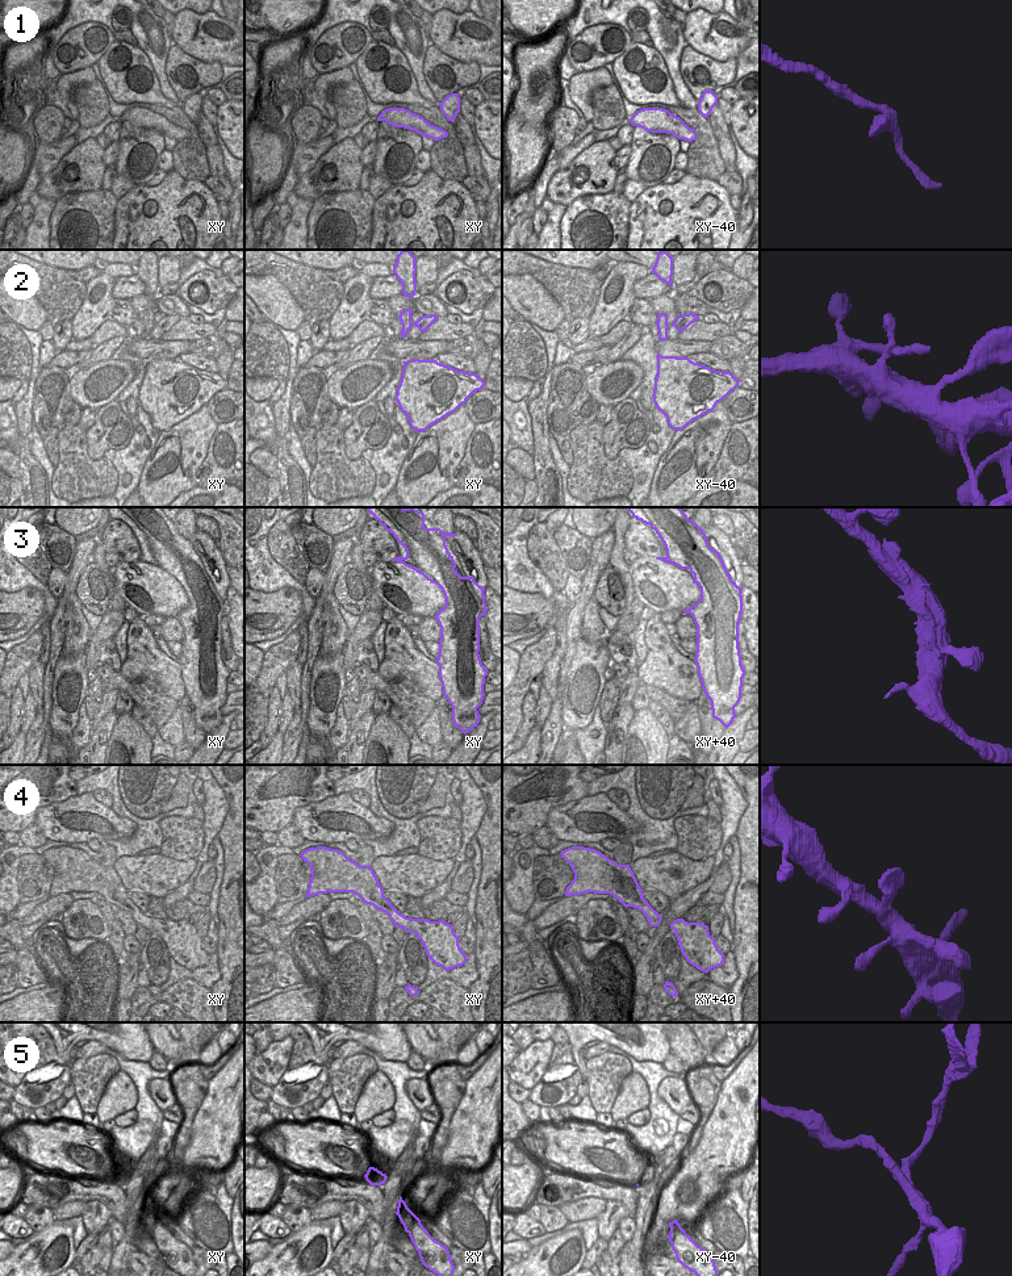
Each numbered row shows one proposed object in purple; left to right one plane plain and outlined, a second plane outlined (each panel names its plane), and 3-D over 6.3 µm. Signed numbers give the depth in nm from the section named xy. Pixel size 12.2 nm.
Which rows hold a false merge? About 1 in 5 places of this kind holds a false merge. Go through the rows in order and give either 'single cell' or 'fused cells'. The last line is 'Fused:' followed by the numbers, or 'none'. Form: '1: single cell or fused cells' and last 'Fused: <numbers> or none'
1: fused cells
2: single cell
3: single cell
4: single cell
5: fused cells
Fused: 1, 5

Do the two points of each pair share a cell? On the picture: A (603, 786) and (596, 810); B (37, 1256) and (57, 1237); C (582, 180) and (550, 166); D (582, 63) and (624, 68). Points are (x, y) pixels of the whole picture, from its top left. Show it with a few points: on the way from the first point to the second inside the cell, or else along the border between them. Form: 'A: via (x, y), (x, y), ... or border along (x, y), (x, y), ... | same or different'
A: border along (605, 793), (588, 797) | different
B: via (42, 1251), (51, 1242) | same
C: border along (559, 170), (548, 183), (546, 196) | different
D: border along (631, 41), (611, 62) | different

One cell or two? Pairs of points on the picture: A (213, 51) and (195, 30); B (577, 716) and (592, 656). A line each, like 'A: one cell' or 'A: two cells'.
A: one cell
B: one cell

